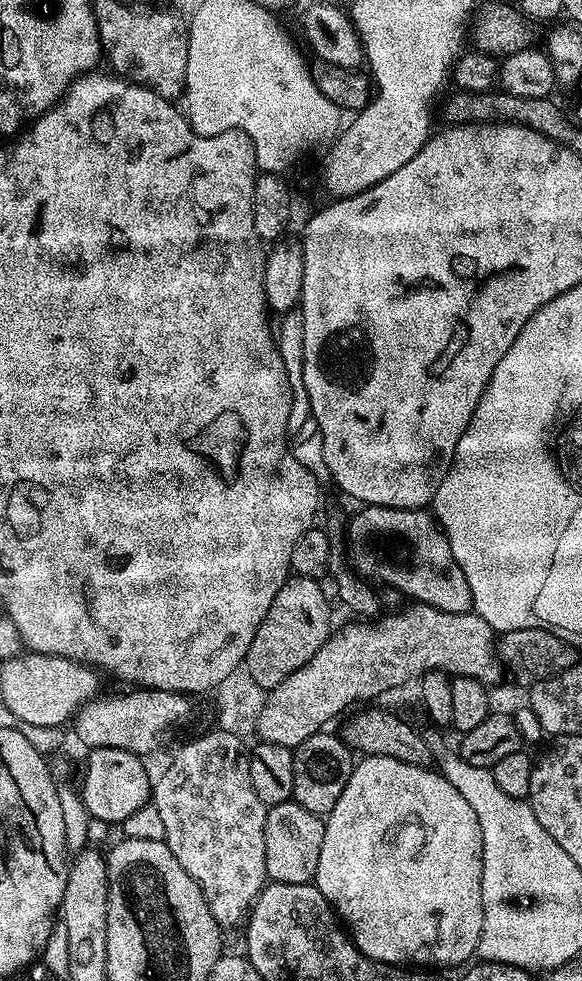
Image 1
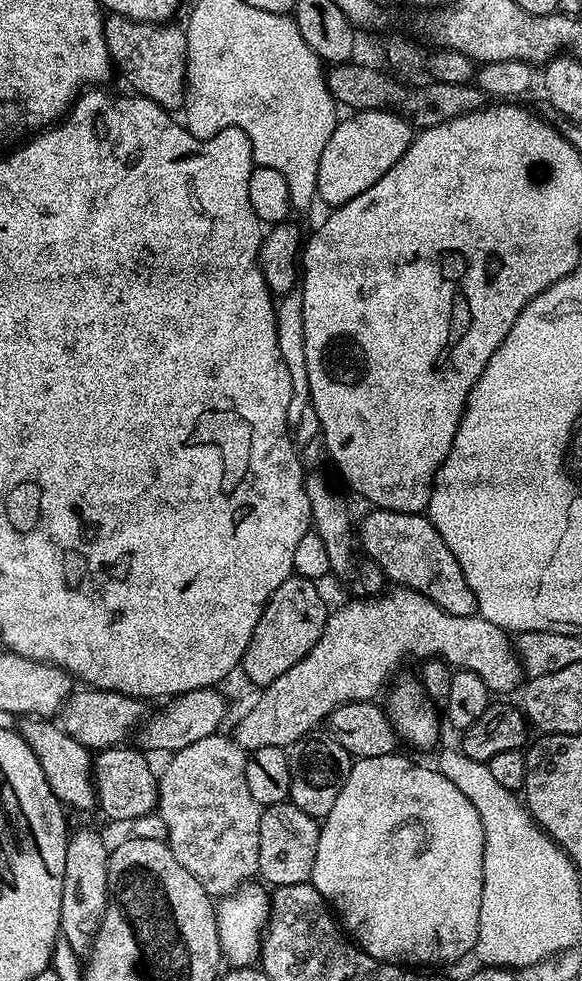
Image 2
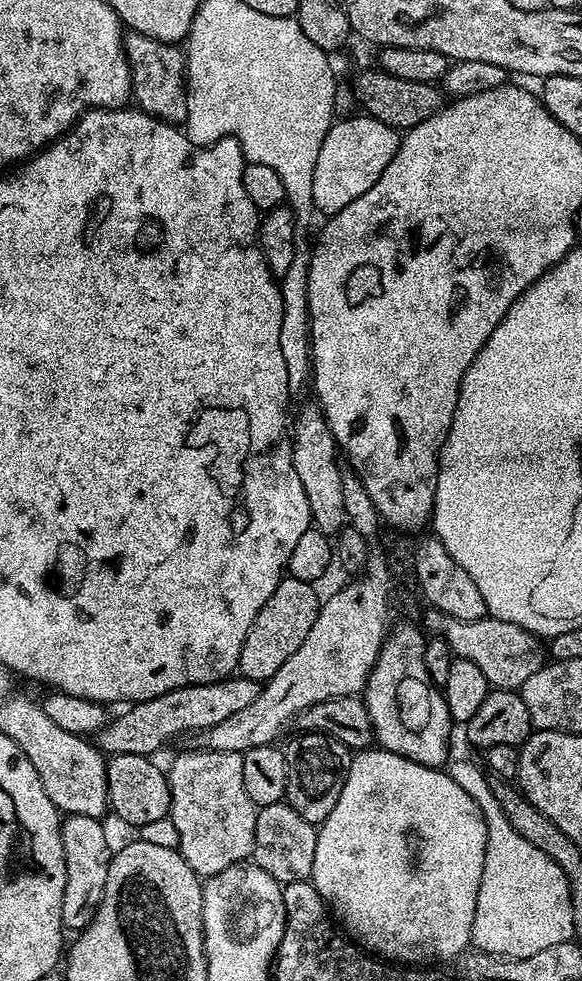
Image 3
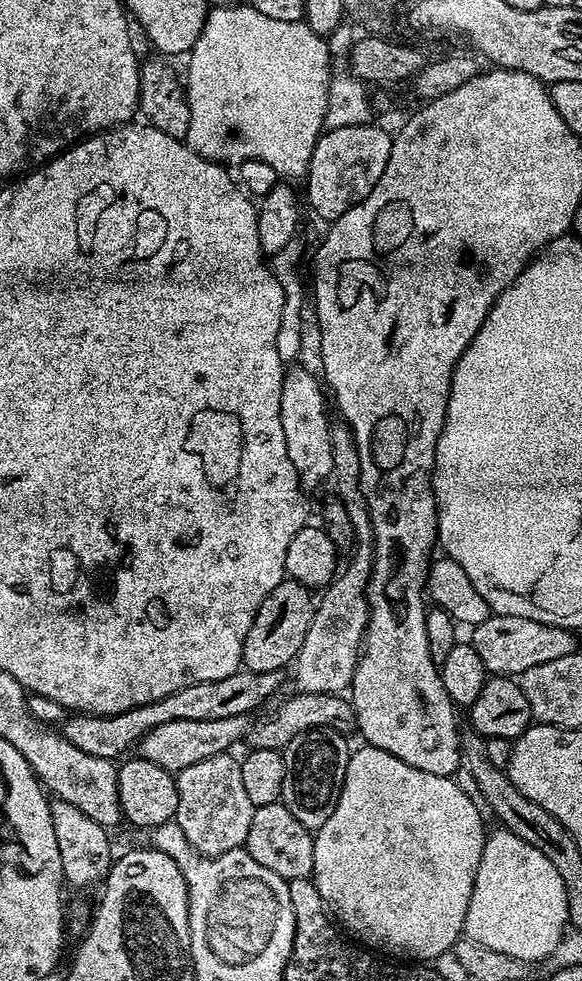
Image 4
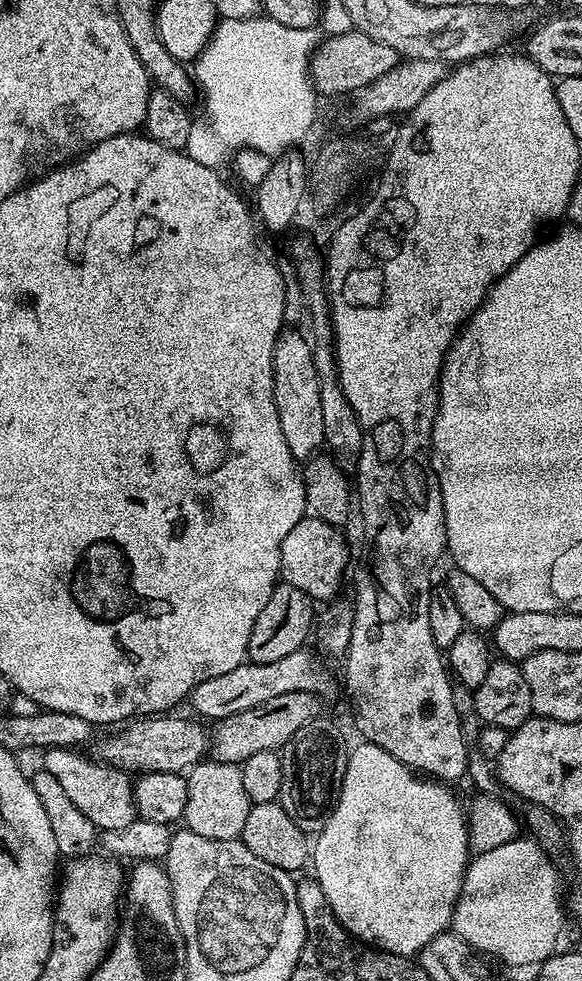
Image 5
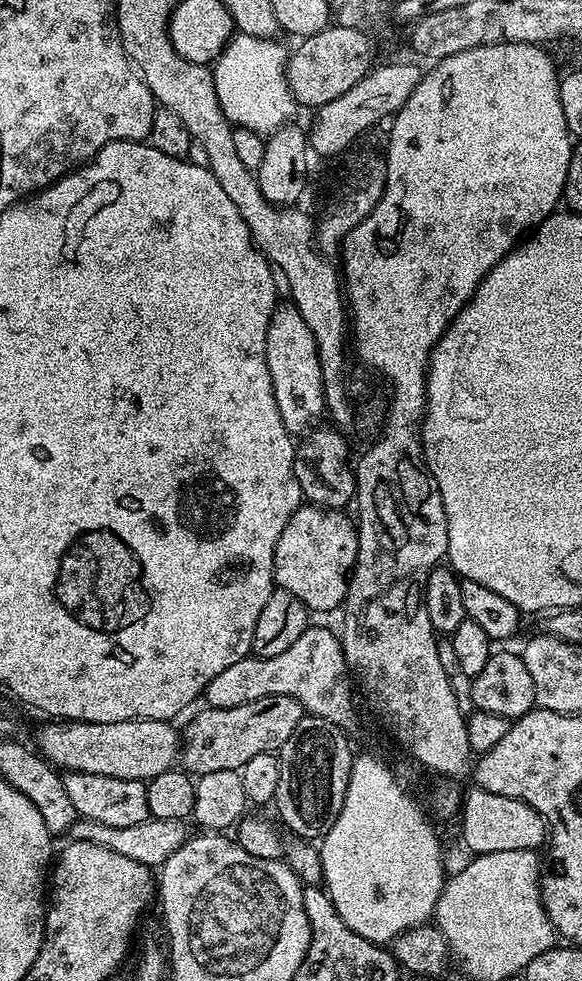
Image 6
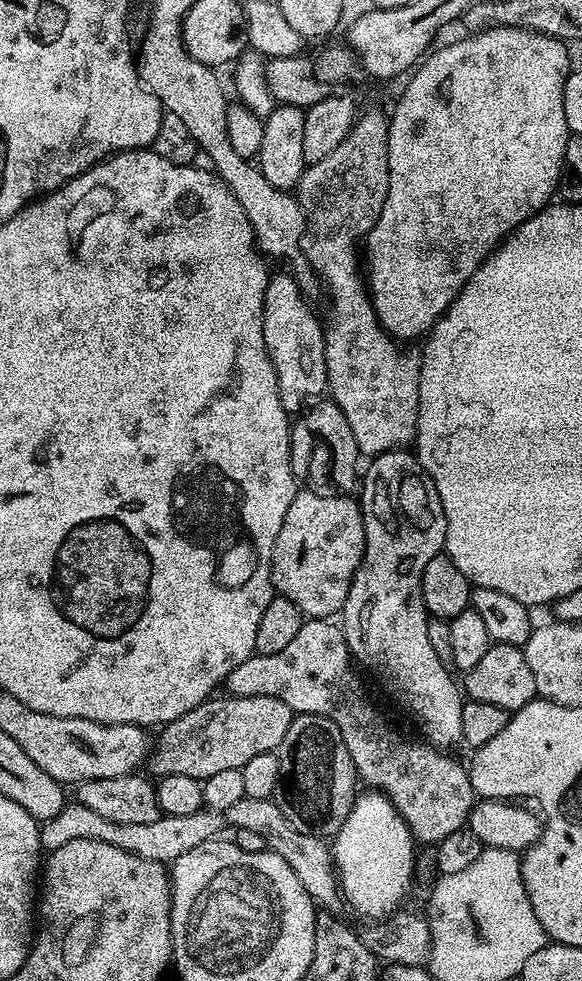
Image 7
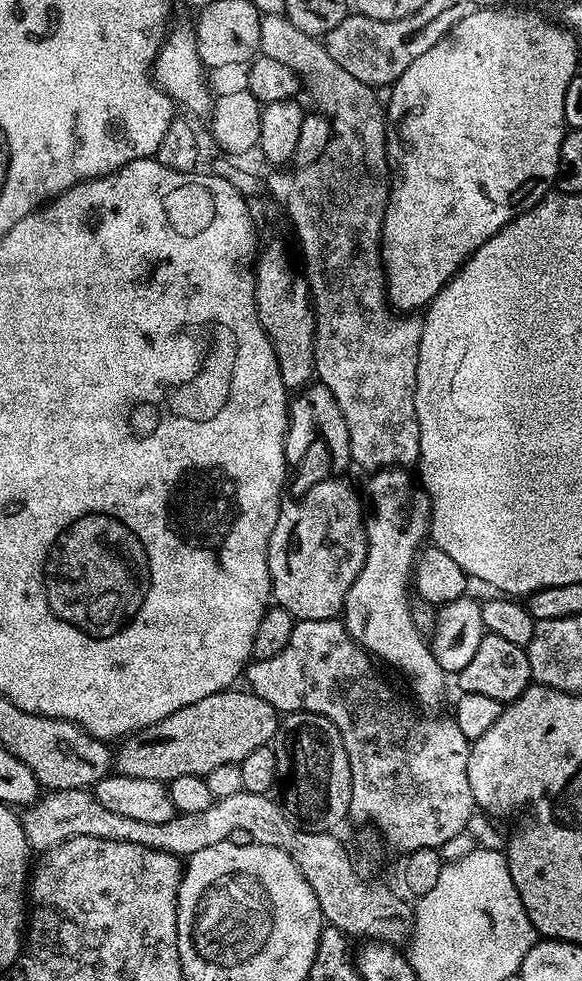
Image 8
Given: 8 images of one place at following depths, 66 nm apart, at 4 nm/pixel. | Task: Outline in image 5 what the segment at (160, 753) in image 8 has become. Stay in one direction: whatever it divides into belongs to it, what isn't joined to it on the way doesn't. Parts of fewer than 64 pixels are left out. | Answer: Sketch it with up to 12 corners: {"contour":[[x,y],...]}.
{"contour":[[281,694],[215,721],[211,759],[241,765],[321,719],[321,697]]}

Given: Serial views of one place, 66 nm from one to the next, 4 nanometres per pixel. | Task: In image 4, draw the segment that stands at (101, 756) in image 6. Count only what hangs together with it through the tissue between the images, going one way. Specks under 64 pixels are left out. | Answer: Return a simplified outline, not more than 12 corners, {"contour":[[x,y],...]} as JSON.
{"contour":[[248,716],[182,718],[138,741],[139,759],[177,773],[223,756]]}

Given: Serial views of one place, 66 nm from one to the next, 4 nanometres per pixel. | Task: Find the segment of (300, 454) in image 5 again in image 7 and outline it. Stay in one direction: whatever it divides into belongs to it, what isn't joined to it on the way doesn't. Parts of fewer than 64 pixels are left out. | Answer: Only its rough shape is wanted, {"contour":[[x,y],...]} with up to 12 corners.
{"contour":[[293,276],[269,279],[262,338],[282,406],[328,387],[324,324]]}

